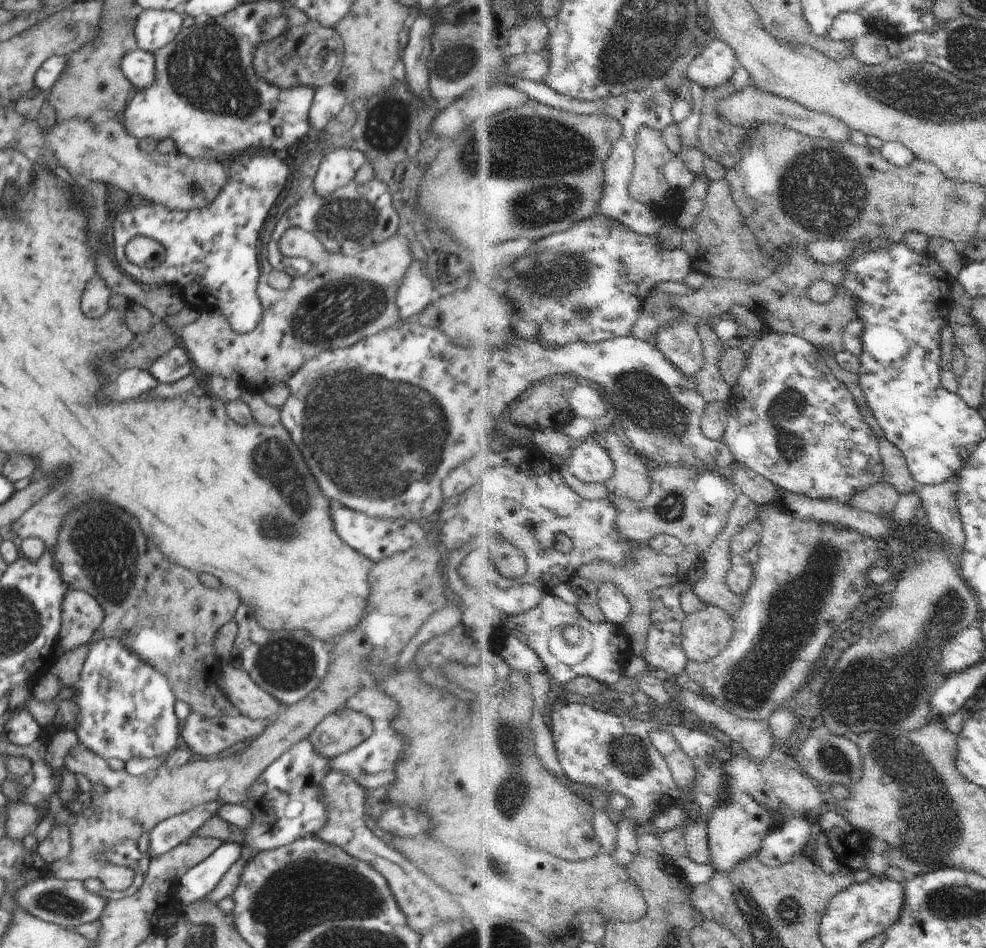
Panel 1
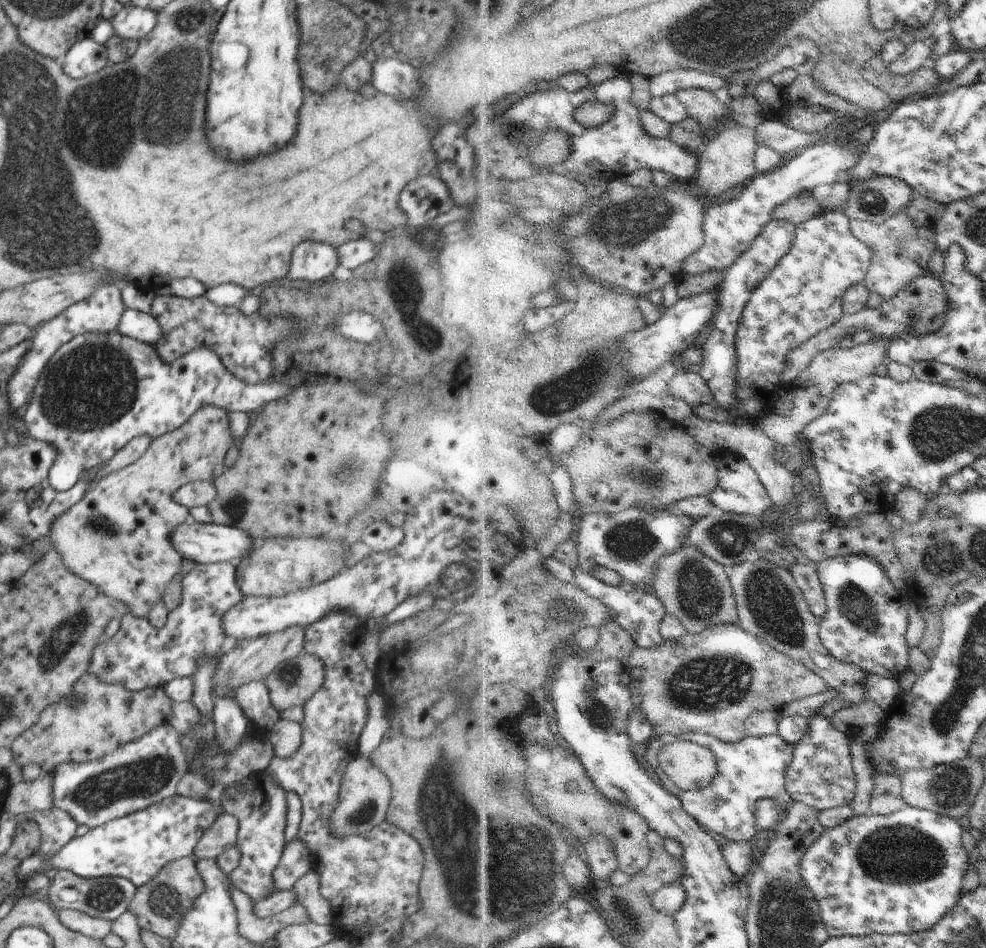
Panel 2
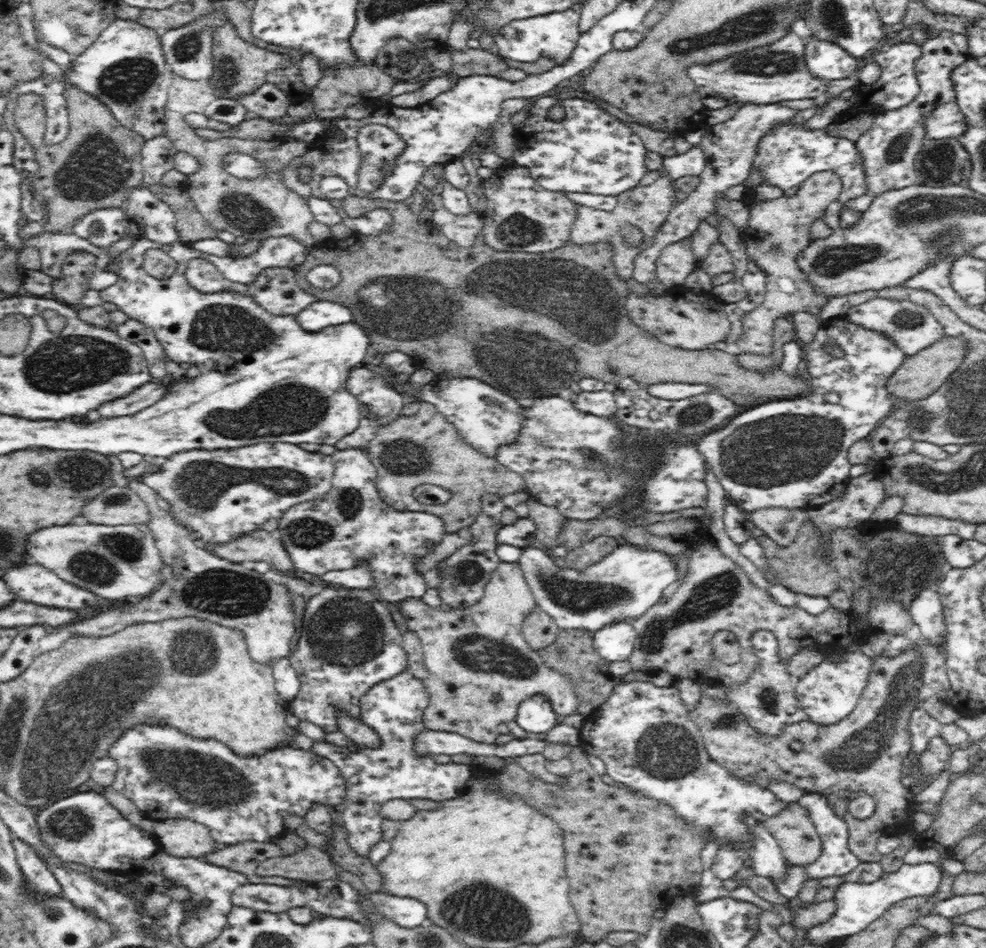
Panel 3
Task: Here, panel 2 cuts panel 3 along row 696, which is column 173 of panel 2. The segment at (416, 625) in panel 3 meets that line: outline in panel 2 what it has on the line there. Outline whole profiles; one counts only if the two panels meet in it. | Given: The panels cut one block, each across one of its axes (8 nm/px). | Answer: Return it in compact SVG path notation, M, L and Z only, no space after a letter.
M206 404L204 407L200 407L184 424L182 424L182 426L179 426L172 432L167 432L166 434L153 438L146 452L140 457L140 460L134 461L126 468L120 469L118 472L110 473L103 479L100 479L82 497L82 500L79 500L74 506L71 506L66 512L63 512L62 516L59 516L51 524L51 531L49 532L48 538L50 537L52 548L59 552L66 568L69 568L75 575L95 584L103 593L114 598L114 600L120 600L120 602L128 604L131 608L131 612L128 614L134 615L135 617L146 618L148 612L150 612L150 608L152 608L158 600L162 599L165 586L180 572L184 559L174 548L170 535L173 534L176 527L190 520L189 509L184 505L179 505L178 501L174 500L174 493L185 483L214 480L216 477L219 477L225 471L224 457L226 456L226 452L235 445L237 445L237 442L234 440L233 434L231 433L229 412L214 405Z

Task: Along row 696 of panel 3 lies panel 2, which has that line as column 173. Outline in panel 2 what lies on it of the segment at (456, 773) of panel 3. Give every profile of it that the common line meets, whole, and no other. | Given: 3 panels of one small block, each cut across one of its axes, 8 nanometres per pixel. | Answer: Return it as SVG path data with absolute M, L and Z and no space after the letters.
M118 330L110 334L91 332L76 335L50 358L35 384L22 419L32 440L51 444L56 449L56 458L48 470L48 483L56 491L67 491L79 481L82 472L95 471L132 439L141 436L153 439L172 432L206 404L223 408L229 413L247 413L258 411L267 402L278 400L291 392L284 383L249 385L240 380L227 371L216 350L208 345L167 363L152 345L123 335Z

